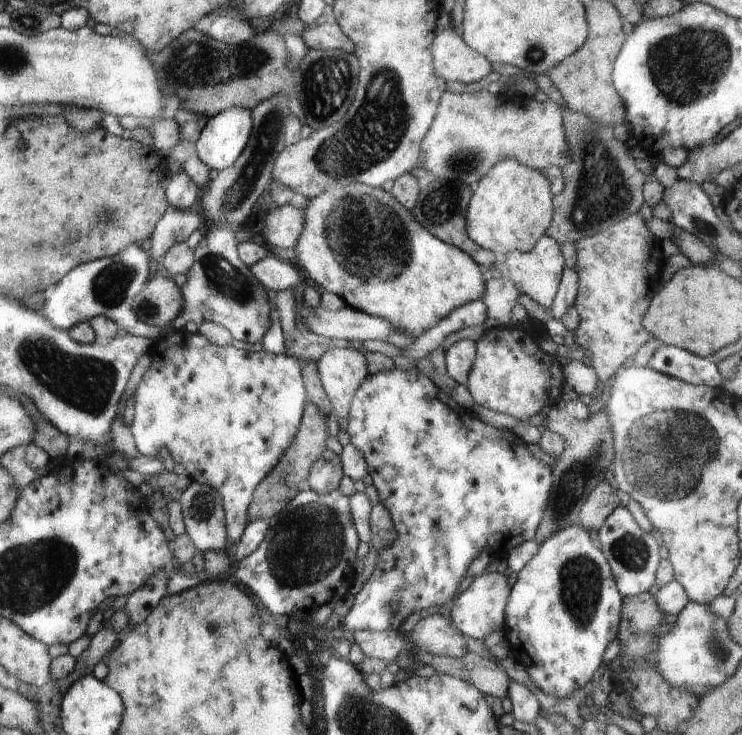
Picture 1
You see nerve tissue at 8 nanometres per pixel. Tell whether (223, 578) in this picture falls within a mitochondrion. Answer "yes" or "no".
no

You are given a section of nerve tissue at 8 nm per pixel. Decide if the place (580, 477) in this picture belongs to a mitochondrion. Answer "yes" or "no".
yes

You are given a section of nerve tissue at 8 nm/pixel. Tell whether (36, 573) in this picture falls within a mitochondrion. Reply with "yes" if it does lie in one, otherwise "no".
yes

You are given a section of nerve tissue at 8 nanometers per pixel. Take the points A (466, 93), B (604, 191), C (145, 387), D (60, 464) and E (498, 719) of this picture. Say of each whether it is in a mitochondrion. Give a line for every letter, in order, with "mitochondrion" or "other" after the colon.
A: other
B: mitochondrion
C: other
D: other
E: other

